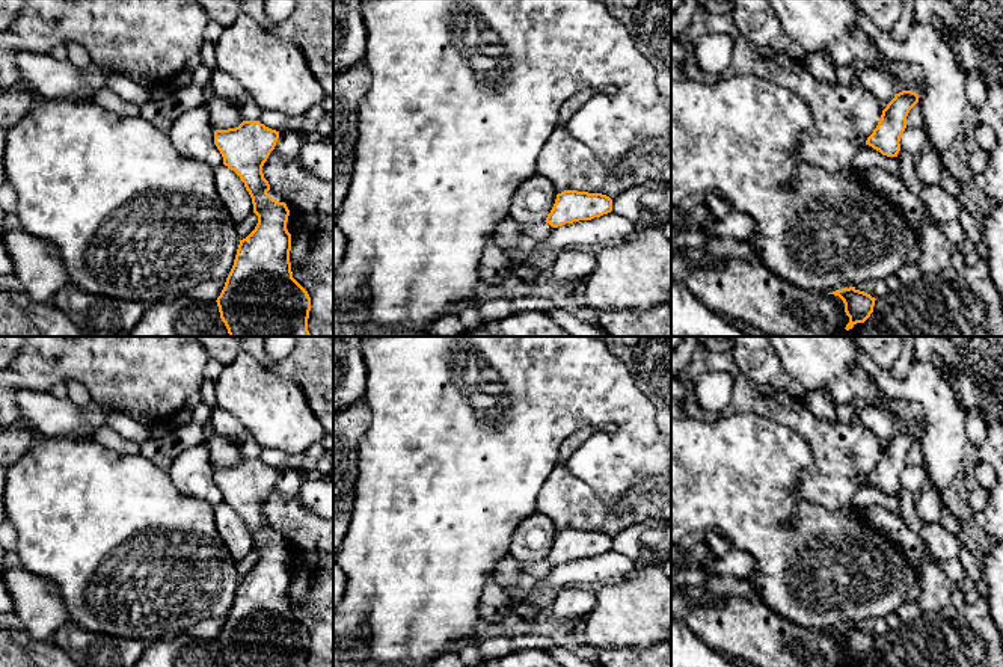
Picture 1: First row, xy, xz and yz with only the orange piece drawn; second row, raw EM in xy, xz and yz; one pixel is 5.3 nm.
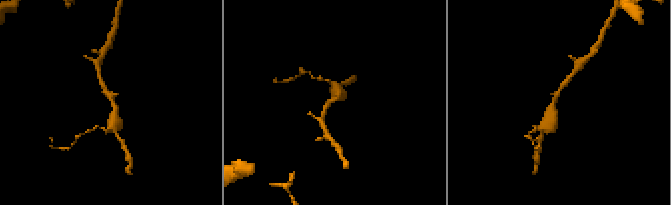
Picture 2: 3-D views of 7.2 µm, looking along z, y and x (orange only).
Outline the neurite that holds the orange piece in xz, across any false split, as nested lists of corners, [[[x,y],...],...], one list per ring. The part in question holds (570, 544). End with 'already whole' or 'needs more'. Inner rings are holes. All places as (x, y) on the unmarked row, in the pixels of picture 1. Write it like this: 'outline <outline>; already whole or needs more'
outline [[[564,528],[557,533],[555,542],[546,555],[554,566],[579,558],[591,558],[612,549],[612,537],[602,531]]]; already whole

